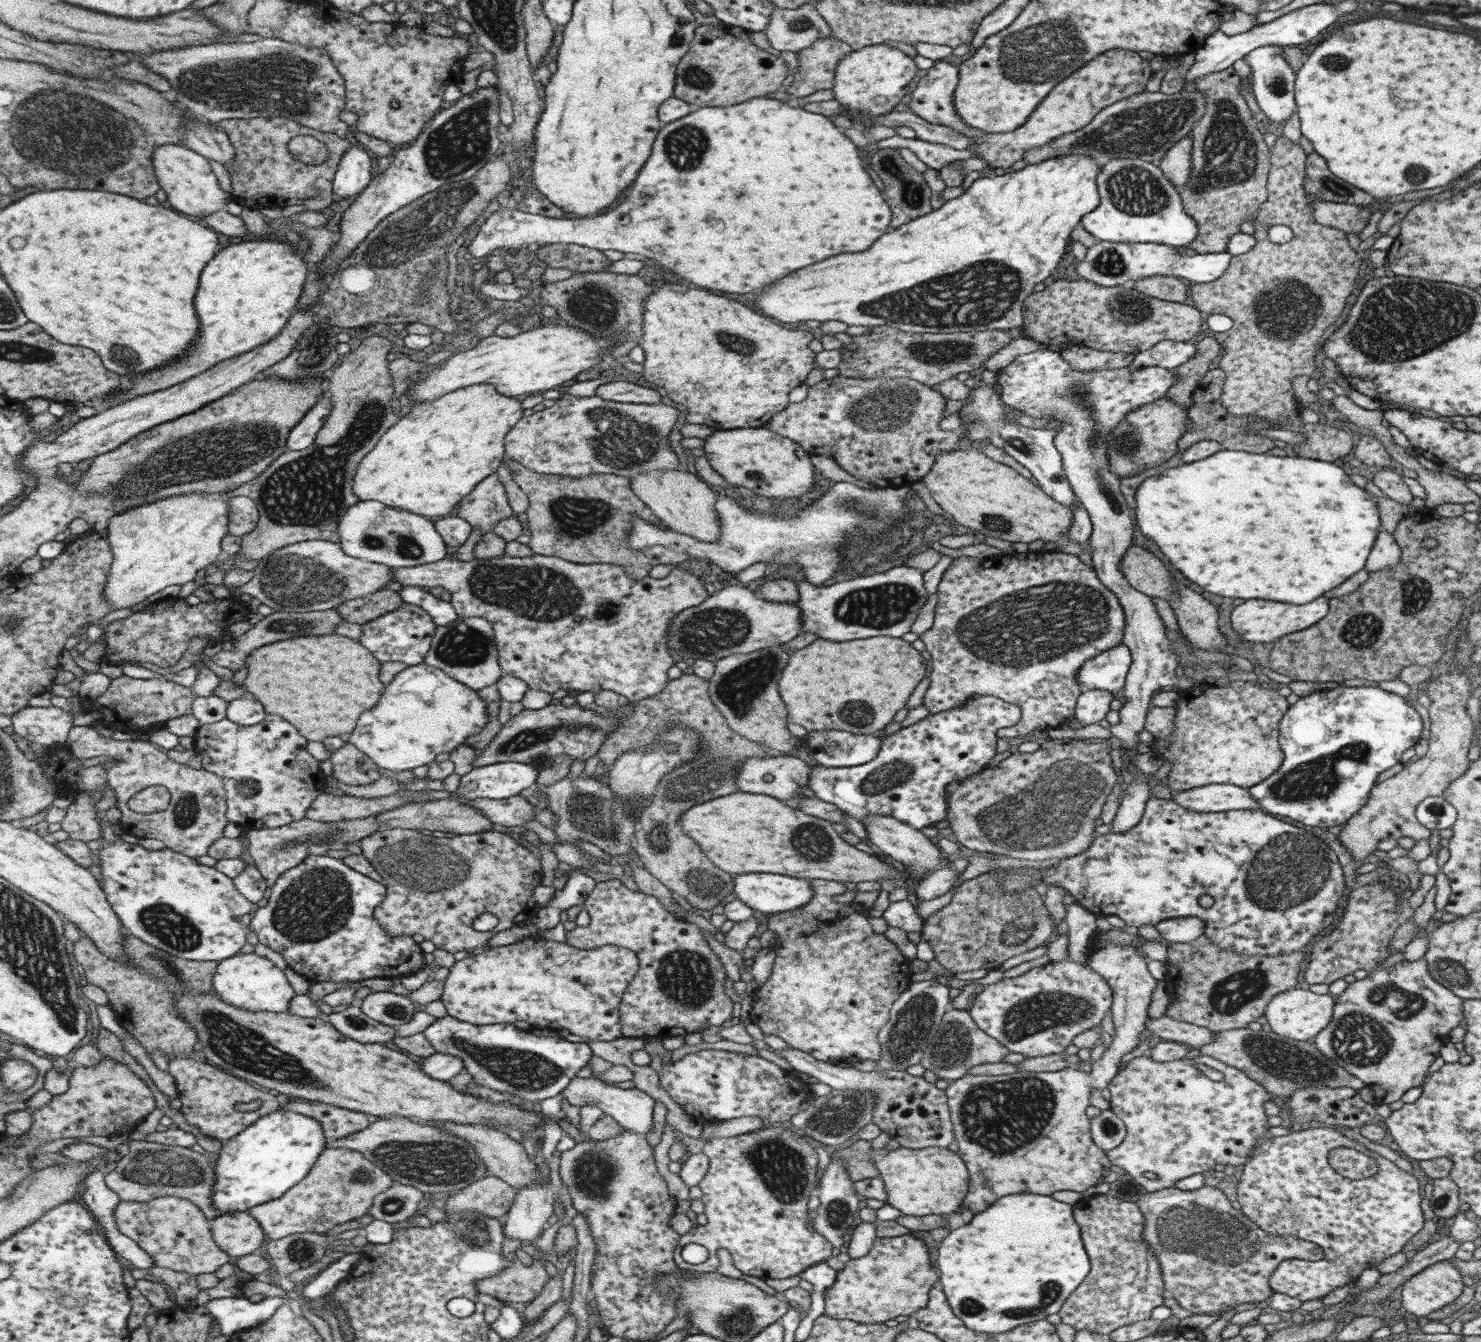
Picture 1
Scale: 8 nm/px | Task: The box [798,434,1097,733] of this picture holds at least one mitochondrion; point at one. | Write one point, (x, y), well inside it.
(879, 607)

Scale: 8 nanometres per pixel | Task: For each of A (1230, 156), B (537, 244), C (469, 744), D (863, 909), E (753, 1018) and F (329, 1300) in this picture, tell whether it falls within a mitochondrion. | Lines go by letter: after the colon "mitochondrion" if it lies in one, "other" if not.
A: mitochondrion
B: other
C: other
D: other
E: other
F: other

